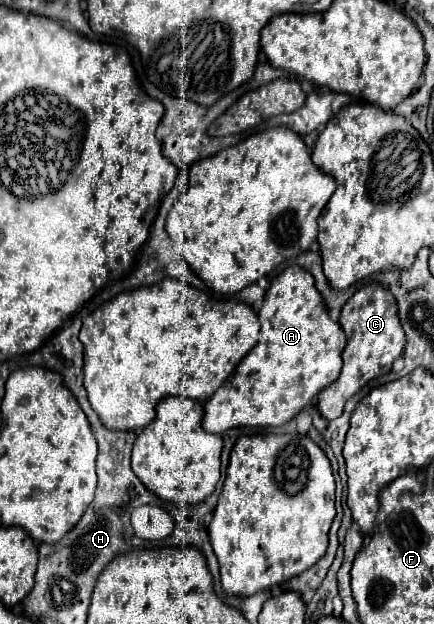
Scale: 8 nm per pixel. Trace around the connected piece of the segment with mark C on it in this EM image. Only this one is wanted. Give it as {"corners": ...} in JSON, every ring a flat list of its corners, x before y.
{"corners":[[372,282,360,288,358,292,354,292,354,296,346,302,340,314,340,326,348,338,348,344,342,354,344,366,342,366,340,378,318,394,318,410,326,420,338,418,342,414,346,400,354,396,364,384,368,384,376,376,390,372,392,362,398,356,402,356,402,350,406,344,404,328,398,318,396,298,392,298,392,292,378,282]]}

